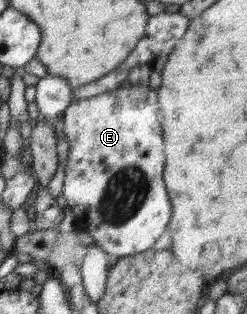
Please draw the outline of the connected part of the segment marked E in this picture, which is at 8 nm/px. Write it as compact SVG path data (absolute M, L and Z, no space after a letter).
M147 86L119 87L112 92L105 92L98 94L98 96L85 99L76 99L63 112L64 129L66 140L68 141L67 163L65 164L65 178L62 188L62 196L66 199L66 205L69 206L76 216L77 230L90 234L98 245L106 254L108 254L109 264L114 266L121 257L128 257L130 255L145 252L158 240L170 221L170 214L172 214L172 206L168 200L168 192L162 180L162 170L164 170L164 154L162 154L162 146L164 146L163 132L161 123L158 120L159 114L158 95L156 89L150 89Z

